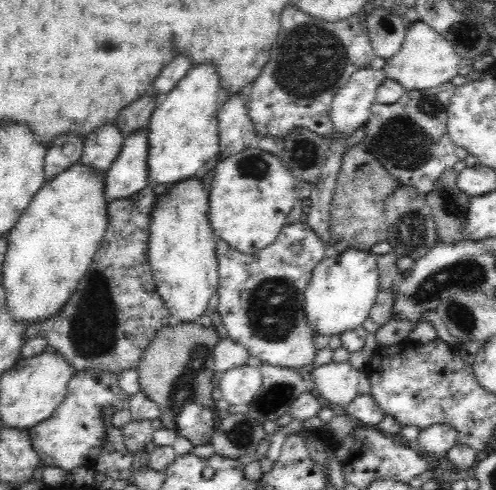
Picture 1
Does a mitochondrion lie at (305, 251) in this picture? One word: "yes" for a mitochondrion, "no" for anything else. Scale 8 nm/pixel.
no

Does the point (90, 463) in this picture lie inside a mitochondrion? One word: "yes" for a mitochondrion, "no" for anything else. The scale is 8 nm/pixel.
no

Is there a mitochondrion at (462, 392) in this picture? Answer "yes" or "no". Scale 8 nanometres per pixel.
no

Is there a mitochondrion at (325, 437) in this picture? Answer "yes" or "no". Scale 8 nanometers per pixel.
no

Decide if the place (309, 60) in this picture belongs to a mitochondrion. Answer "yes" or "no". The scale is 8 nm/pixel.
yes

